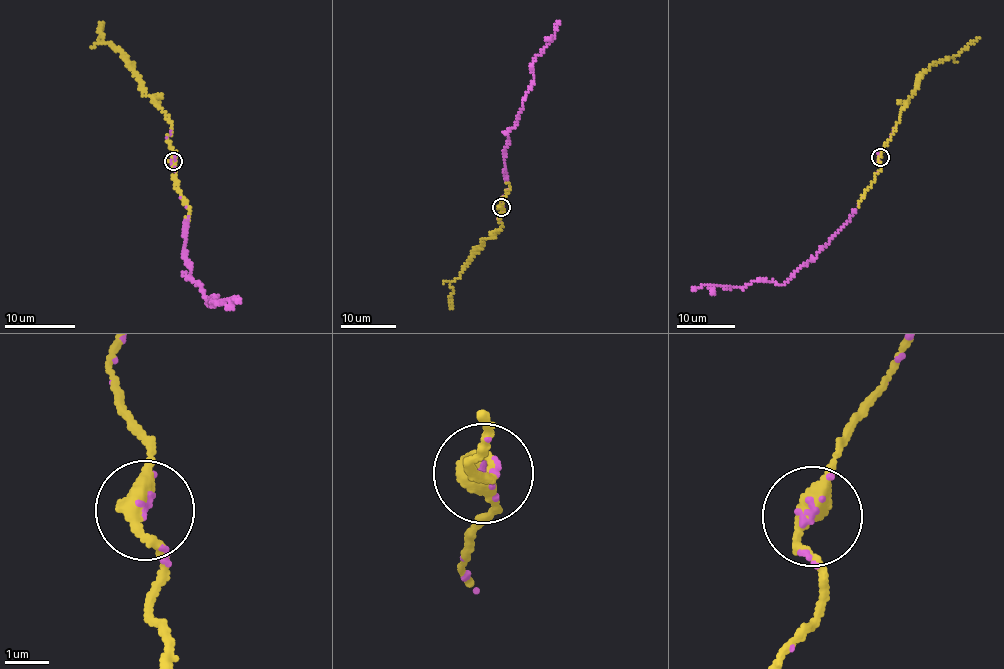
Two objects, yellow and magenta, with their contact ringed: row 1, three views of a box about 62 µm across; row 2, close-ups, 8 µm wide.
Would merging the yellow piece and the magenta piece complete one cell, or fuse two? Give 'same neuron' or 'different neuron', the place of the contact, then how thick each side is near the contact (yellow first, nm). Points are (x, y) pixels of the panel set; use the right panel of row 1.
same neuron; at (880, 157); 400 nm thick on the yellow side, 90 nm on the other

